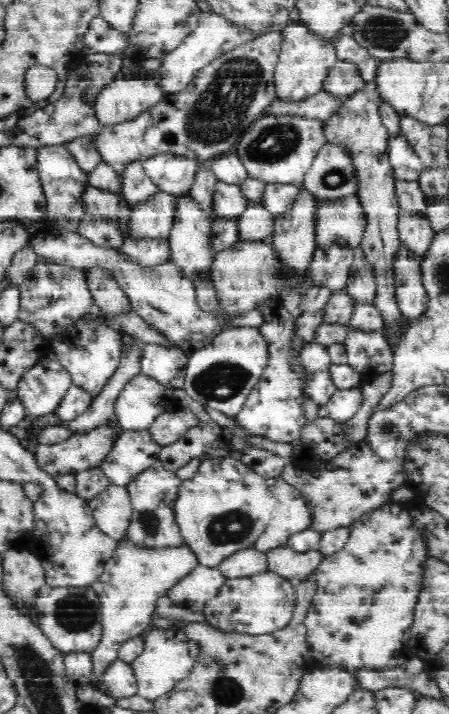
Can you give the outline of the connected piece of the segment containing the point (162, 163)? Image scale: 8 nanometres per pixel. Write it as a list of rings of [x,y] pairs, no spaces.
[[[168,154],[142,160],[142,164],[151,181],[159,186],[160,191],[180,196],[188,195],[202,167],[196,160]]]

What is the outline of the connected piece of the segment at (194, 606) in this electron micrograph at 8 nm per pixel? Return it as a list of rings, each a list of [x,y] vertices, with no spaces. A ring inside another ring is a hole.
[[[198,565],[186,578],[176,583],[167,592],[167,596],[178,608],[186,608],[194,614],[203,614],[224,586],[226,579],[219,567],[206,568]]]

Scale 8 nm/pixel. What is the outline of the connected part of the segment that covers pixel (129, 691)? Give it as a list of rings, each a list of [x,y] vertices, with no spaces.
[[[118,658],[113,660],[96,679],[99,690],[112,698],[126,698],[137,694],[137,679],[131,664]]]

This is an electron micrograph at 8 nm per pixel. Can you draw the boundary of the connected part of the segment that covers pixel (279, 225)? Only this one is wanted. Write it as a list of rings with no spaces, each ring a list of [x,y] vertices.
[[[299,186],[298,196],[293,208],[288,209],[284,214],[276,216],[274,224],[274,244],[279,249],[283,259],[296,267],[302,274],[313,260],[314,251],[317,249],[316,228],[318,228],[319,212],[322,201],[304,186]]]

